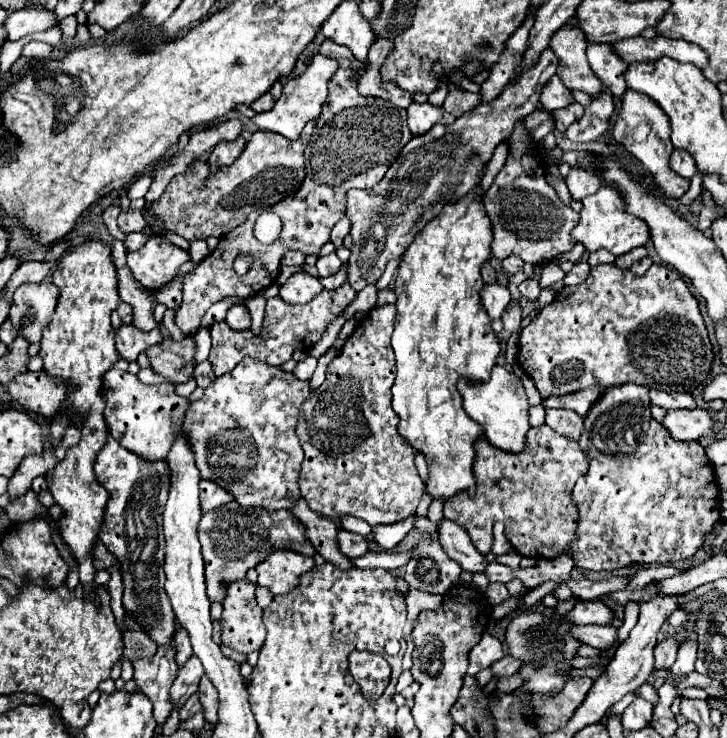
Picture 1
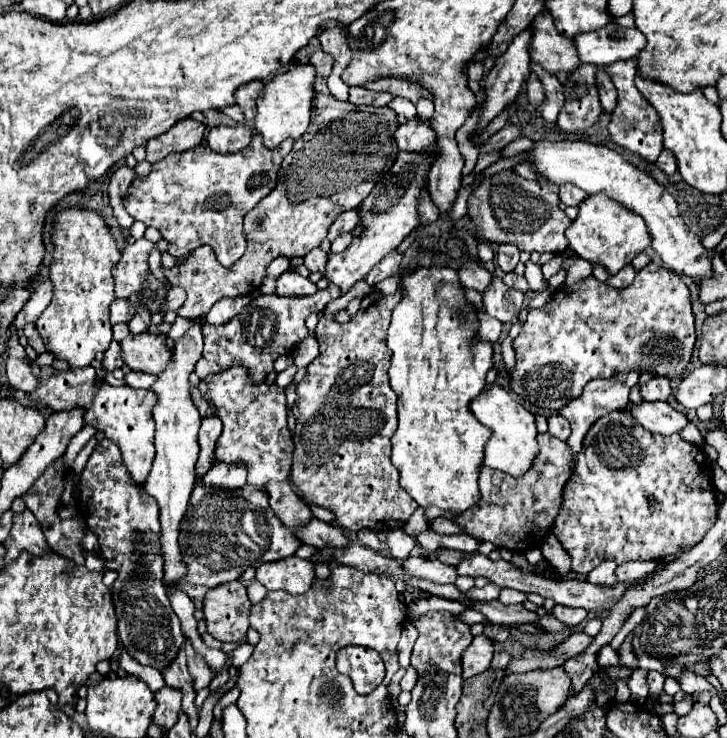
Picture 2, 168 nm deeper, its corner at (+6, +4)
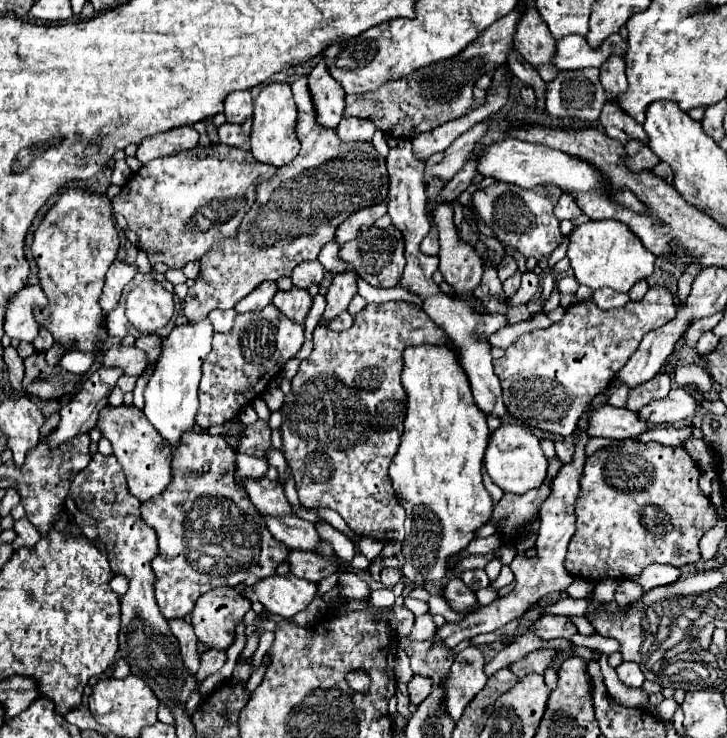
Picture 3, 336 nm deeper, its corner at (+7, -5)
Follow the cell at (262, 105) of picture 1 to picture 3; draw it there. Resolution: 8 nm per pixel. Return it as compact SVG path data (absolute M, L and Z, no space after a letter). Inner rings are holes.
M234 91L230 97L226 97L226 121L228 123L244 123L252 115L252 95L250 91Z

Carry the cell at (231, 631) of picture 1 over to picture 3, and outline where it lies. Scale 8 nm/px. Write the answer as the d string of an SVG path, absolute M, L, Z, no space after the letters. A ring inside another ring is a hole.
M218 587L204 593L194 605L192 627L210 649L226 651L236 639L236 625L250 609L250 601L234 587Z

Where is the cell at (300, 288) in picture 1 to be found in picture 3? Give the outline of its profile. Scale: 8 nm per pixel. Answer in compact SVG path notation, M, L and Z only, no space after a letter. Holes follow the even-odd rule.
M292 287L290 291L278 291L272 299L272 303L286 315L290 317L292 321L298 321L298 323L304 323L304 317L306 313L310 311L312 307L312 297L306 289L298 289L298 287Z

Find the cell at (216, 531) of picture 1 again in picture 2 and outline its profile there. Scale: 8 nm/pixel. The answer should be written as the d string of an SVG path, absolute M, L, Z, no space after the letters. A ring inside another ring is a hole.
M217 416L203 418L203 422L201 422L201 428L199 428L201 452L199 452L199 460L195 464L195 492L191 492L191 504L187 508L187 516L183 516L183 524L179 524L179 546L183 552L183 562L187 564L187 572L185 572L183 580L179 580L177 588L187 592L187 596L191 596L191 600L197 604L203 602L209 588L215 588L229 580L237 580L249 566L257 568L263 562L275 562L275 560L293 556L295 550L301 546L301 542L295 538L295 534L289 528L283 528L283 522L275 516L275 512L271 512L271 506L267 502L267 494L263 488L251 488L251 484L247 484L243 488L229 490L229 488L207 486L201 482L205 472L217 462L215 446L221 436L221 428L223 428L223 424Z

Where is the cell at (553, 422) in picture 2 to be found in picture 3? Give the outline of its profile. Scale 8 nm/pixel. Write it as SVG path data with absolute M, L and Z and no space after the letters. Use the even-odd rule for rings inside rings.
M570 437L560 439L560 441L556 441L554 445L556 445L556 455L558 455L558 459L560 459L562 463L570 463L572 453L574 453L574 443L572 443L572 439L570 439Z

